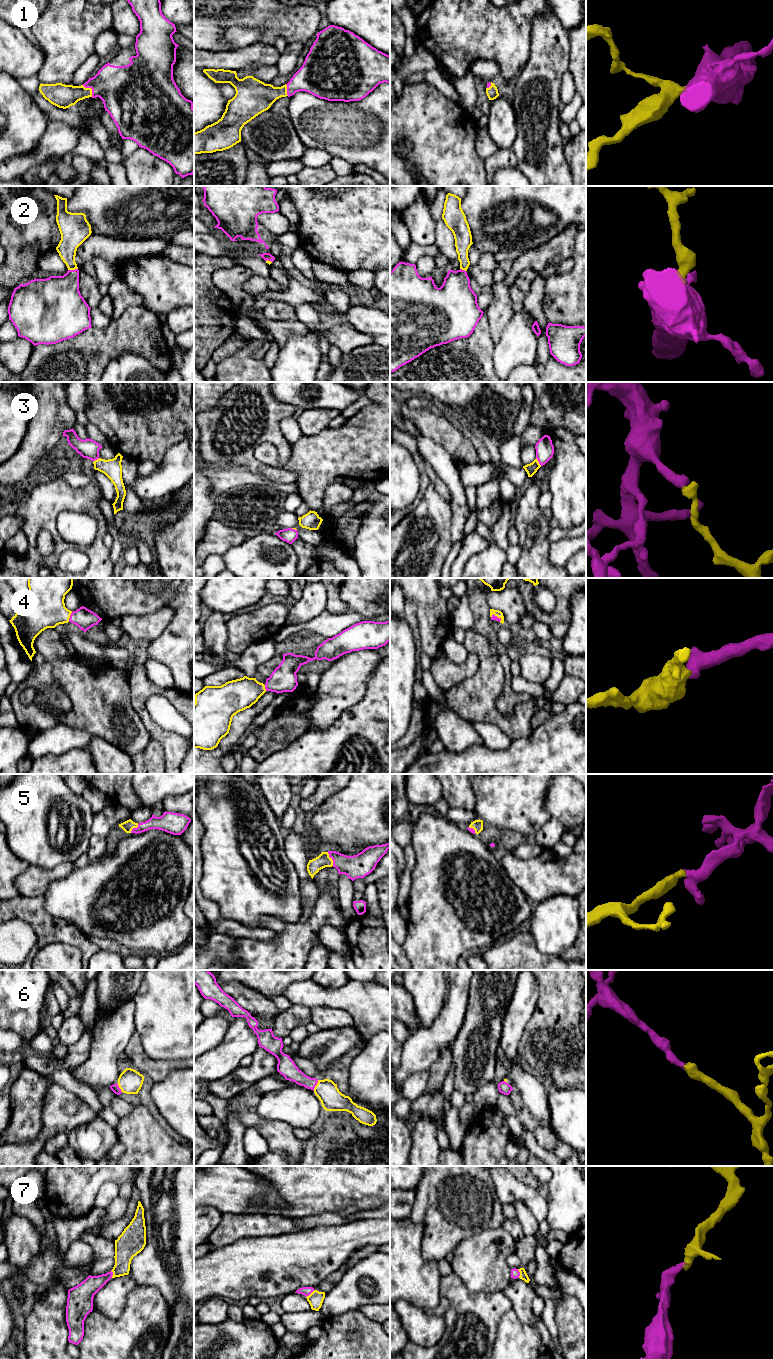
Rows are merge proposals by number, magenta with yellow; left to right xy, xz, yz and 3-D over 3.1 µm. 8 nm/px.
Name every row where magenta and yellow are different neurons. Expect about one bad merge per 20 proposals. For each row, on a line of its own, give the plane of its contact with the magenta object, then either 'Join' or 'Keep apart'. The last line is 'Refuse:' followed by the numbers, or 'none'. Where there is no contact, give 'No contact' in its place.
1: Touches magenta in xy. Join
2: Touches magenta in xy. Join
3: Touches magenta in yz. Join
4: Touches magenta in xy. Join
5: Touches magenta in xz. Join
6: Touches magenta in xz. Join
7: Touches magenta in yz. Join
Refuse: none

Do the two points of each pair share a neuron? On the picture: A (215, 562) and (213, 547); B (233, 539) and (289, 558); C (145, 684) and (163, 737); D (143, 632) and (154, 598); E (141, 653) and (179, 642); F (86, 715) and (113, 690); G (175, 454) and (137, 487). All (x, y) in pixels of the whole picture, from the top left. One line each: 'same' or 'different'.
A: different
B: different
C: same
D: different
E: different
F: same
G: same

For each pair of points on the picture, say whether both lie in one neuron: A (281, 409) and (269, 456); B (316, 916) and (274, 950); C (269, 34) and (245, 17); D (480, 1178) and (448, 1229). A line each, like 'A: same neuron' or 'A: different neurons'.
A: different neurons
B: same neuron
C: same neuron
D: same neuron

